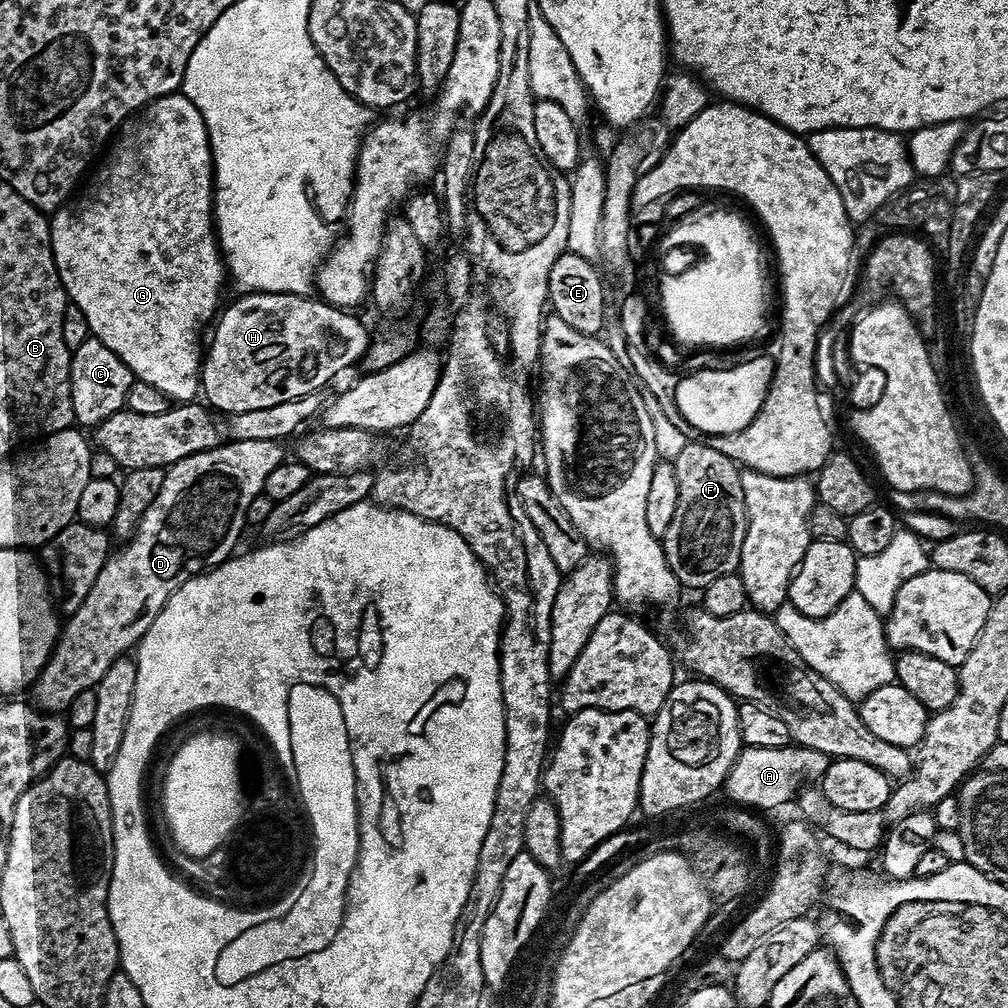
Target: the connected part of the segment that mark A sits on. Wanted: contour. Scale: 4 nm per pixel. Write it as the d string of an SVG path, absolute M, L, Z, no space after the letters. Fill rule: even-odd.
M744 746L736 755L736 761L729 770L728 777L724 779L722 792L733 800L733 805L745 810L780 808L788 799L789 803L799 793L805 782L819 781L829 763L830 758L826 754L809 748L789 746L778 750L766 750Z

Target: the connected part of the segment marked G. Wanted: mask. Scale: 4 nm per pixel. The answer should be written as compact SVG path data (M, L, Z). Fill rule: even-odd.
M177 90L150 102L146 107L135 112L133 116L128 117L116 129L103 156L99 161L99 164L101 163L100 169L96 173L94 173L95 171L91 173L91 176L93 175L92 181L90 181L90 176L87 183L79 189L75 198L69 199L67 204L51 213L52 253L56 263L56 272L60 275L67 299L76 304L78 310L82 310L88 323L89 333L95 339L101 340L106 346L110 346L110 350L114 350L114 354L118 354L118 358L122 358L122 362L126 362L126 366L131 370L135 379L150 382L150 386L154 386L154 390L162 390L162 394L166 394L169 401L195 401L201 391L202 344L200 348L200 331L204 327L207 329L210 321L217 315L218 309L221 307L220 291L224 288L224 280L226 284L224 258L216 239L212 218L212 151L210 150L208 127L202 114L198 114L198 106L194 106L194 102L190 102L190 98L186 98L183 91Z

